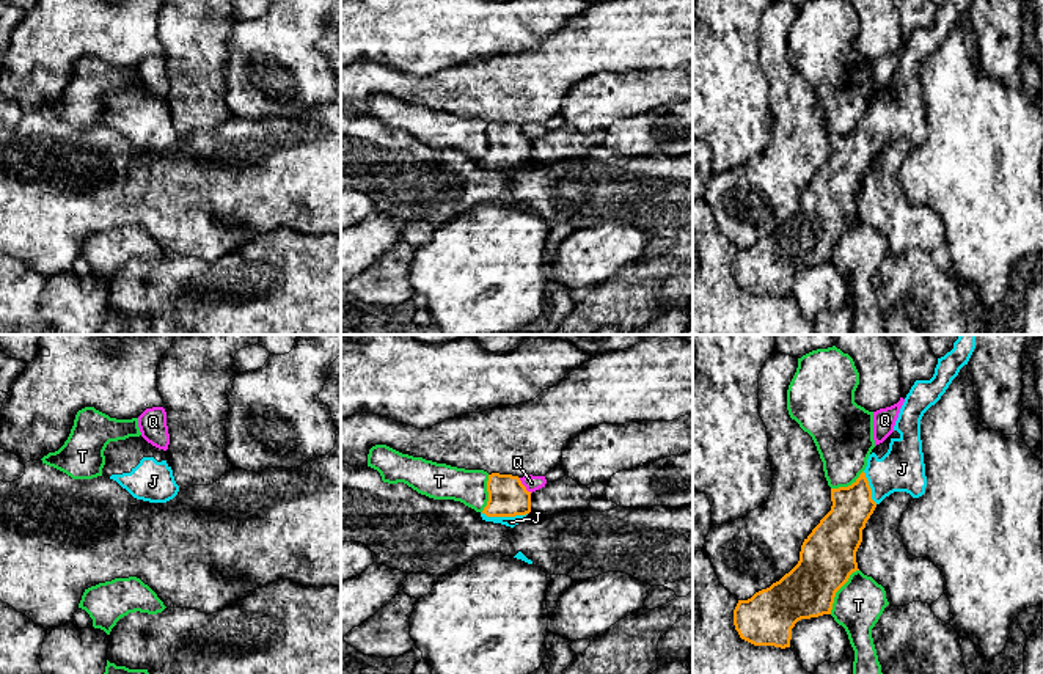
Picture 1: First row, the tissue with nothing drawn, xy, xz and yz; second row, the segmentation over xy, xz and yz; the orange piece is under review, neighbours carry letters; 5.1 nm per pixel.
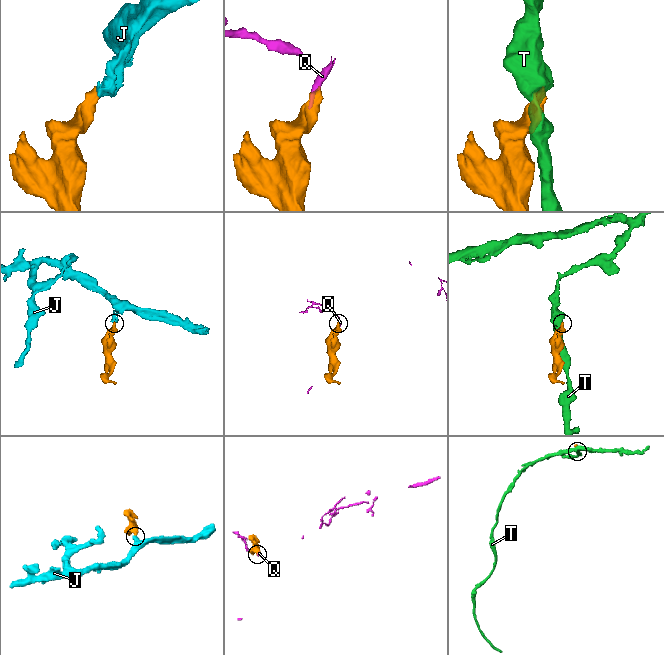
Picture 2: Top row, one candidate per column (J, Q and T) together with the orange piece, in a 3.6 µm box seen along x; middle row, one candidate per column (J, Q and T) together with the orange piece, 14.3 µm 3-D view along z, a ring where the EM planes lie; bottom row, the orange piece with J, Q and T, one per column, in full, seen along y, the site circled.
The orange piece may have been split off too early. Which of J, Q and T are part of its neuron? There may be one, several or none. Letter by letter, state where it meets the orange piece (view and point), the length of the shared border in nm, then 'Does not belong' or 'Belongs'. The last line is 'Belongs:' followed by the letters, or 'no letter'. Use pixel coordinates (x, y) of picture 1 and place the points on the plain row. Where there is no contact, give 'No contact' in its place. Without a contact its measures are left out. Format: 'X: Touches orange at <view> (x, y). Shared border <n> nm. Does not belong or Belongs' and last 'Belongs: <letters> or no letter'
J: Touches orange at xz (505, 164). Shared border 240 nm. Belongs
Q: Touches orange at xz (523, 134). Shared border 100 nm. Does not belong
T: Touches orange at yz (838, 238). Shared border 280 nm. Does not belong
Belongs: J

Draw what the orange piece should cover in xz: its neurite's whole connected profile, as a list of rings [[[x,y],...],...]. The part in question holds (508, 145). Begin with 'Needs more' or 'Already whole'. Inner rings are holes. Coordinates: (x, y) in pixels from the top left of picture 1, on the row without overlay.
Needs more. [[[492,121],[487,140],[489,149],[481,160],[485,170],[514,176],[531,160],[531,140],[526,138],[518,124]]]

